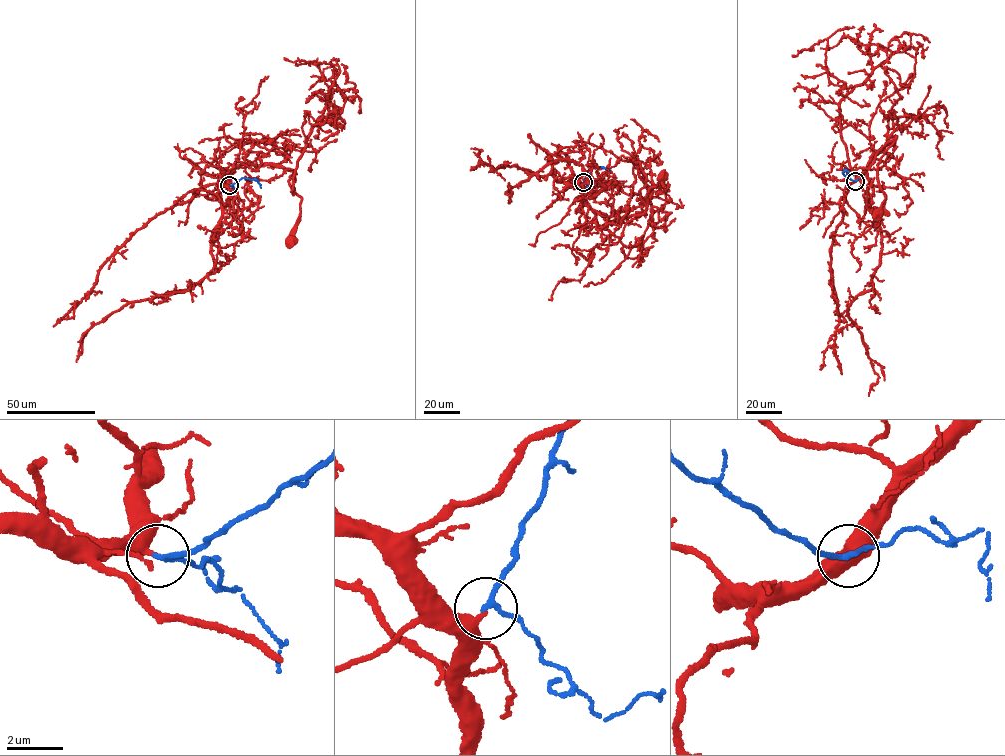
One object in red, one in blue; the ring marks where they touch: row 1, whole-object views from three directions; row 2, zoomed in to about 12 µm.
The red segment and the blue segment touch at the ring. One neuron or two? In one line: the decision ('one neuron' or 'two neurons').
one neuron

